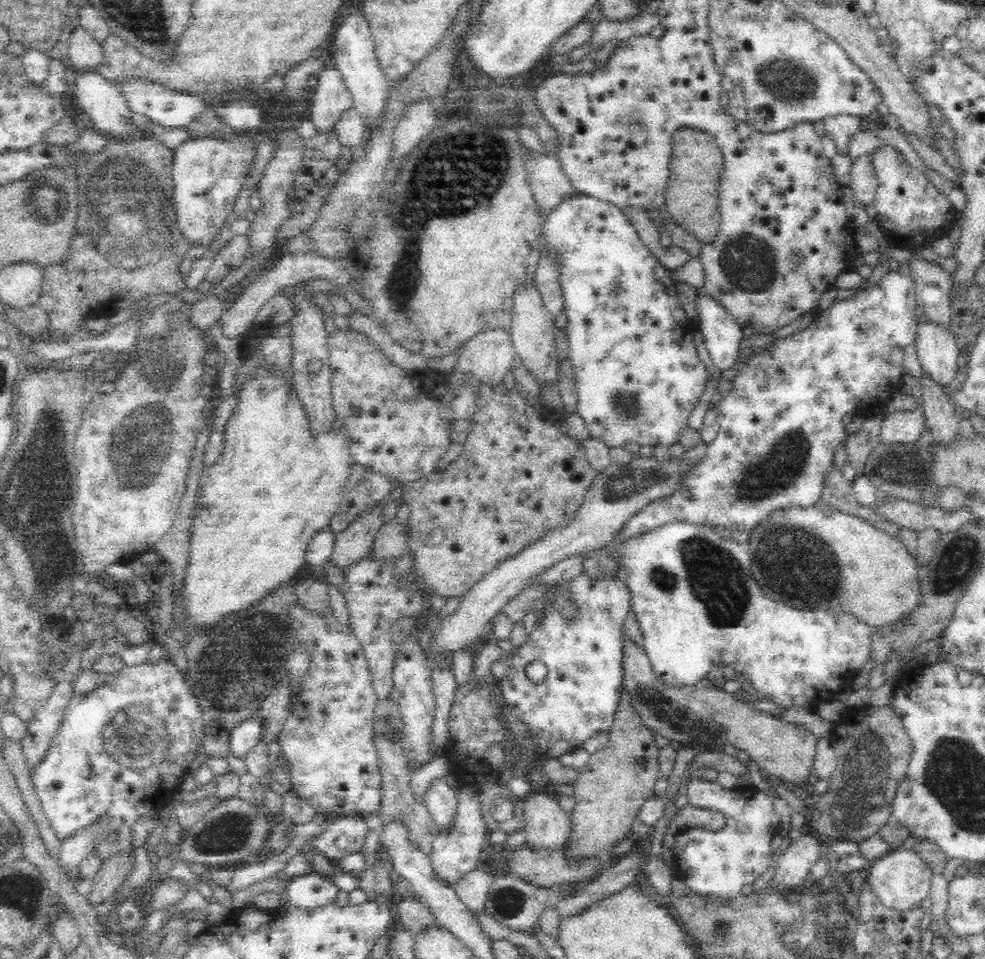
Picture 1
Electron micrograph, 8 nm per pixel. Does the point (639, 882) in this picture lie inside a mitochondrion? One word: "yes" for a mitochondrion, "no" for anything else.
no

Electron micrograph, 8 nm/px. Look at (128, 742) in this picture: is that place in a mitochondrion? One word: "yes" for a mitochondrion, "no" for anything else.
yes

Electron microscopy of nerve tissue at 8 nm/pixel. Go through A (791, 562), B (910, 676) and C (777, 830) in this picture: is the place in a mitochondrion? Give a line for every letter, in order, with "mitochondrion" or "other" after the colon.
A: mitochondrion
B: other
C: other

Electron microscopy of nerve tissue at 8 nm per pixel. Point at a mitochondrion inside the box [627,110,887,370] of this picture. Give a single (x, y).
(748, 265)

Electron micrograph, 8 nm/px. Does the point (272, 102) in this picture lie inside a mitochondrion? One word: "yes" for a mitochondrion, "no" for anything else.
no

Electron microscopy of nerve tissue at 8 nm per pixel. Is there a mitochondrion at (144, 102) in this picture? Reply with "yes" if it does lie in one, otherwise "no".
no

